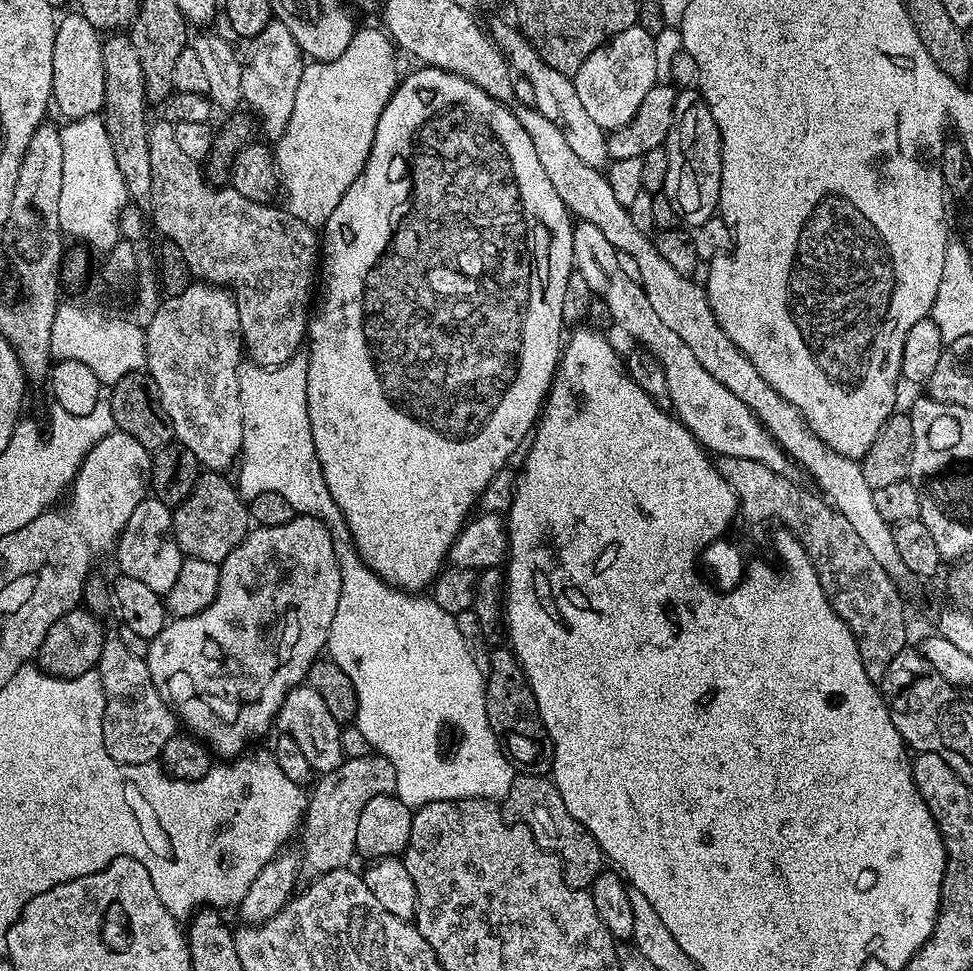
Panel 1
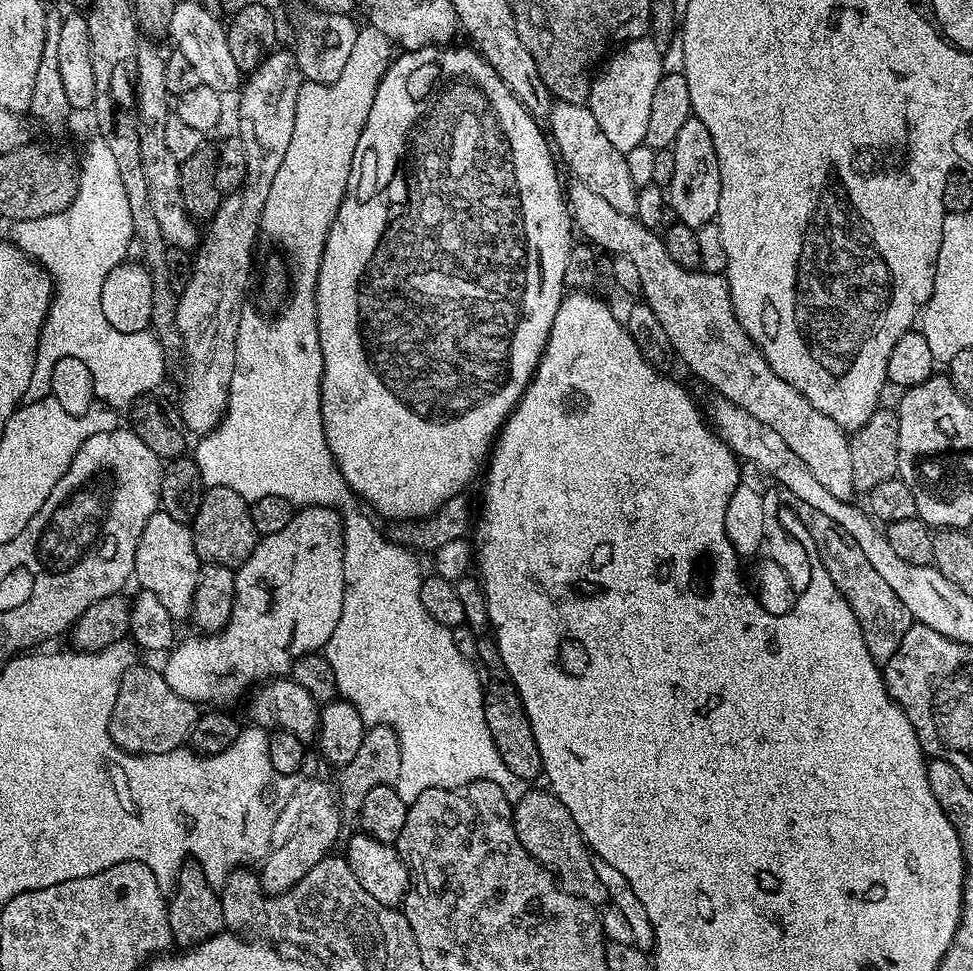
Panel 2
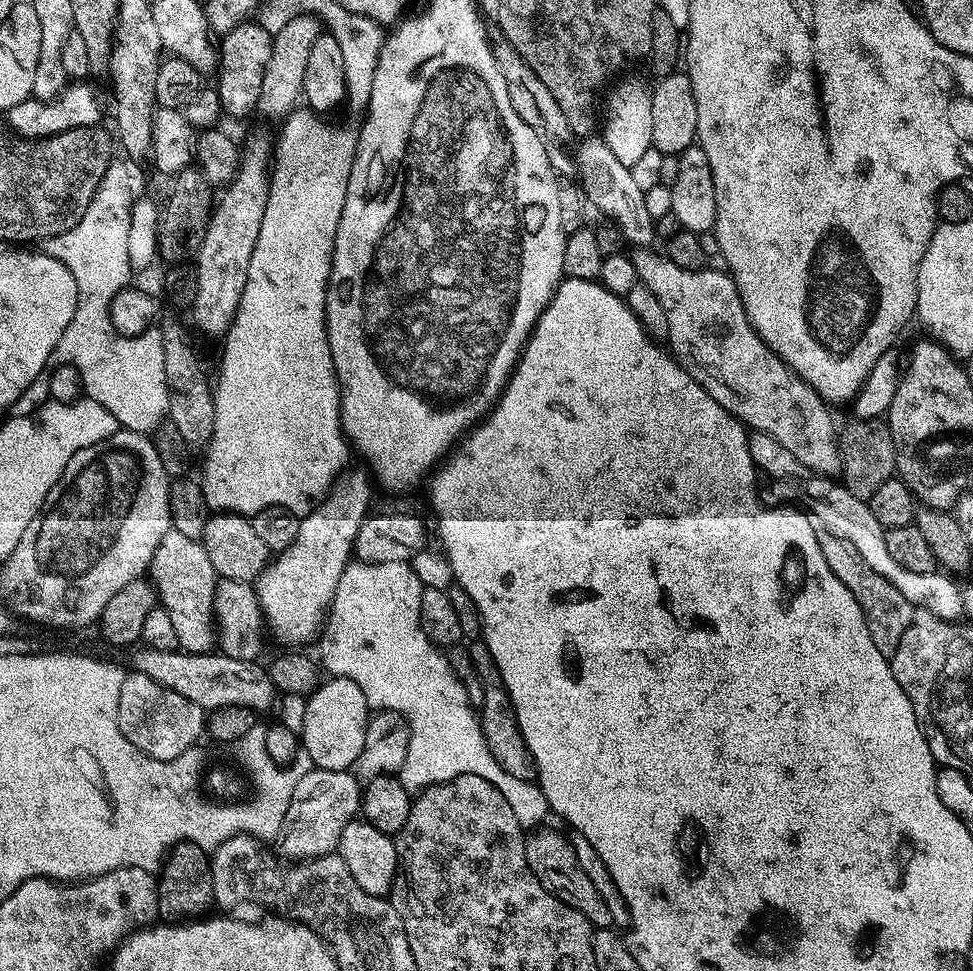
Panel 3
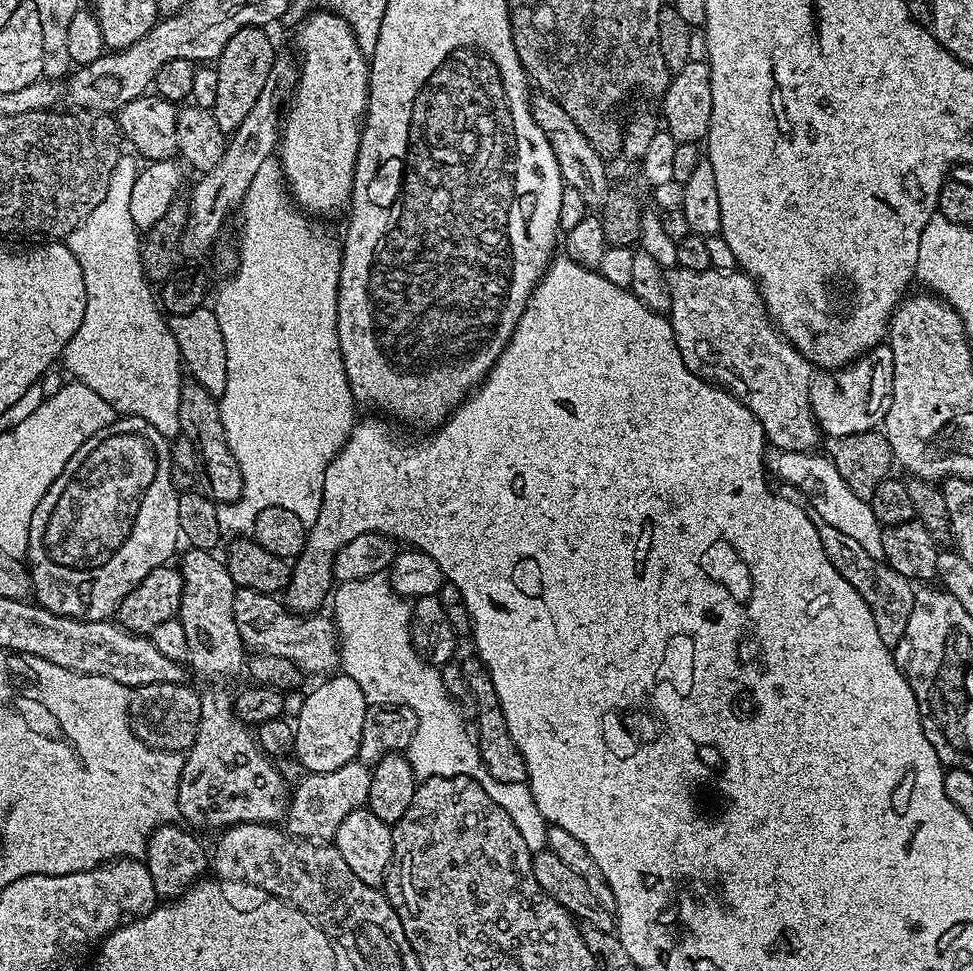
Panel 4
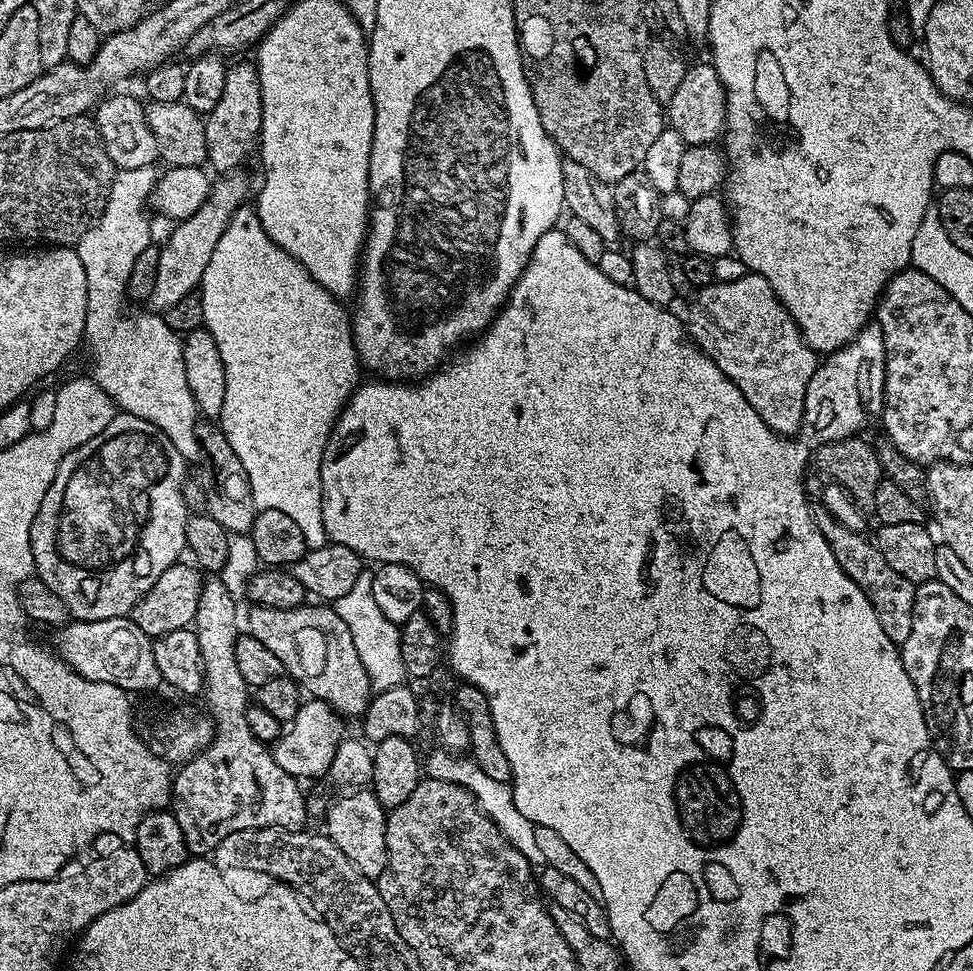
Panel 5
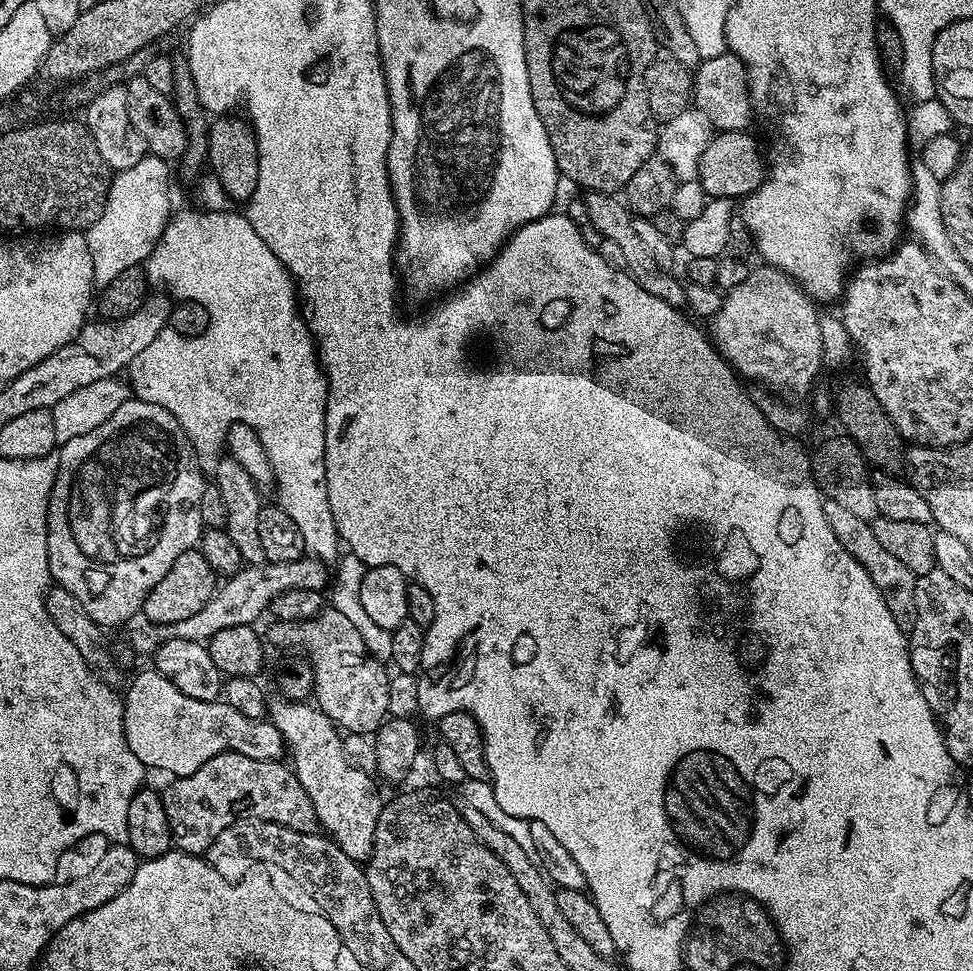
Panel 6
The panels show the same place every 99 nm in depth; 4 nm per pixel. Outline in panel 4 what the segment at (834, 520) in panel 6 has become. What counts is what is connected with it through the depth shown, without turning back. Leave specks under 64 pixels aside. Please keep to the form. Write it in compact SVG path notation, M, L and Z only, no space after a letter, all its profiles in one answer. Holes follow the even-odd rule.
M816 524L818 542L822 546L822 554L826 554L826 562L830 562L832 575L840 579L856 599L862 602L867 616L872 620L874 636L881 639L886 647L895 650L898 642L902 642L902 634L906 634L906 622L910 622L910 614L914 610L917 597L899 575L893 574L887 567L881 566L875 559L867 556L849 540L844 540L830 526Z

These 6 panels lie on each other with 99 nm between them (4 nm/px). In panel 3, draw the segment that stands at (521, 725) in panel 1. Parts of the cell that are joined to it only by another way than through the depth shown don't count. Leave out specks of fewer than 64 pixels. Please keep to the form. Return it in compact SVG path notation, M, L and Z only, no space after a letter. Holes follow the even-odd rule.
M476 642L471 645L471 648L472 660L476 663L476 672L484 679L485 684L480 708L478 704L478 719L490 754L494 754L494 758L502 766L502 770L506 770L506 774L519 780L535 781L537 779L536 759L533 758L532 751L526 746L526 738L522 738L522 730L518 726L518 718L512 705L512 699L502 682L502 674L486 645L482 642Z

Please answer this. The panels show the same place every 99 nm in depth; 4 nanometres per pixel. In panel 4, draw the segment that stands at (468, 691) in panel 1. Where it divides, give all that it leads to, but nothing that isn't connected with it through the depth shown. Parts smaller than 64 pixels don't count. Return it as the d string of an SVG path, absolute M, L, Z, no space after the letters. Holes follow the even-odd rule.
M409 601L401 604L337 604L330 609L336 626L338 664L342 672L358 682L367 703L372 706L403 706L414 710L420 720L418 730L406 749L414 774L420 780L432 776L469 776L479 780L482 790L507 808L522 842L533 854L545 851L549 825L542 818L527 783L503 784L486 770L477 741L464 729L464 720L448 697L448 688L433 665L424 663L410 638L412 609Z

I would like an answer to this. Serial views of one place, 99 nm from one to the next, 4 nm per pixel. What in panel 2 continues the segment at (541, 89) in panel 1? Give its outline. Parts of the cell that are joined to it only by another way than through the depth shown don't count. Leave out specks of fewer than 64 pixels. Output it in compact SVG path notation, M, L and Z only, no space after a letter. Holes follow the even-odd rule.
M565 100L553 103L550 113L550 136L559 159L568 163L579 183L590 186L618 214L635 216L637 188L630 182L630 170L626 167L626 155L614 148L613 143L599 129L594 114L584 104L571 104Z

